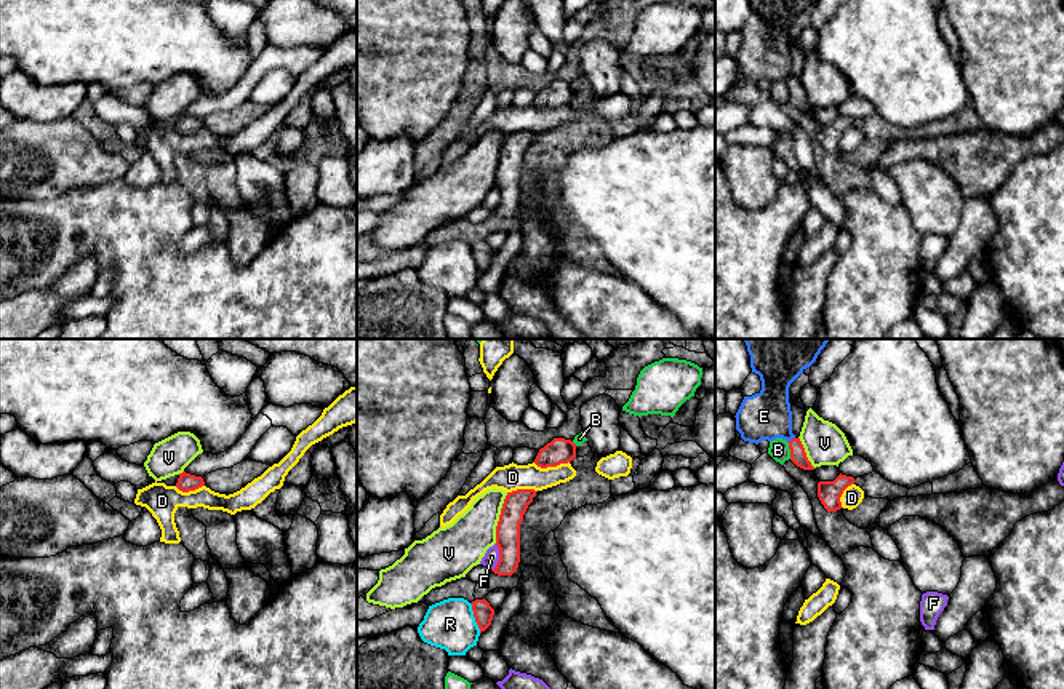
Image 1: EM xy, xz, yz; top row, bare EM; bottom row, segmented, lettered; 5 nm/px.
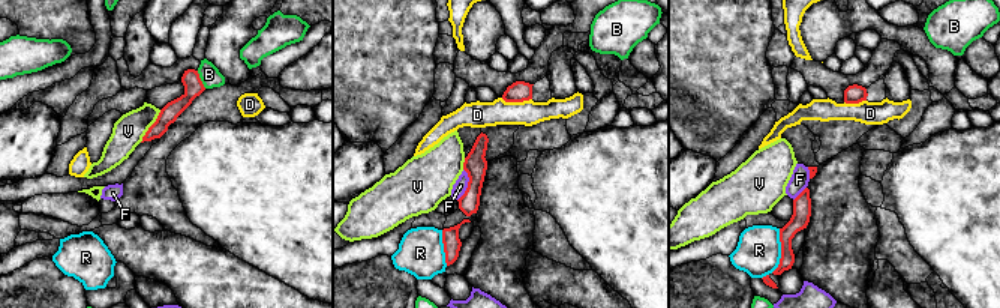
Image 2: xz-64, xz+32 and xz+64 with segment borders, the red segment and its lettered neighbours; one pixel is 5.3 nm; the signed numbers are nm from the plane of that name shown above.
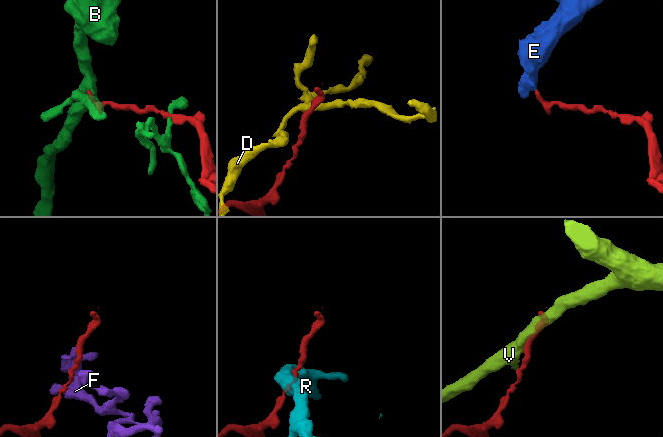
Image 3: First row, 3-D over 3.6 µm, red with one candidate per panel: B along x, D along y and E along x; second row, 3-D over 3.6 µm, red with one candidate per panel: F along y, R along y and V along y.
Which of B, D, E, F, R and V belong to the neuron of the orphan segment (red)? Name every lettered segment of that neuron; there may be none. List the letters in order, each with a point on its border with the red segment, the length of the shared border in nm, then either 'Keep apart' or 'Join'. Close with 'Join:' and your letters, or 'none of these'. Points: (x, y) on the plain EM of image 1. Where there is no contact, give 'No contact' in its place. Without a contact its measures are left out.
B: Touches red at yz (791, 93). Shared border 80 nm. Keep apart
D: Touches red at xz (551, 107). Shared border 180 nm. Keep apart
E: Touches red at yz (792, 80). Shared border 50 nm. Join
F: Touches red at xz (500, 199). Shared border 140 nm. Keep apart
R: Touches red at xz (474, 258). Shared border 160 nm. Keep apart
V: Touches red at xz (500, 160). Shared border 260 nm. Keep apart
Join: E

